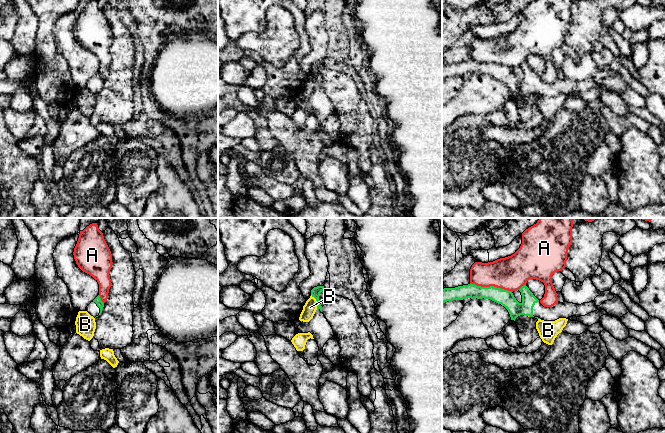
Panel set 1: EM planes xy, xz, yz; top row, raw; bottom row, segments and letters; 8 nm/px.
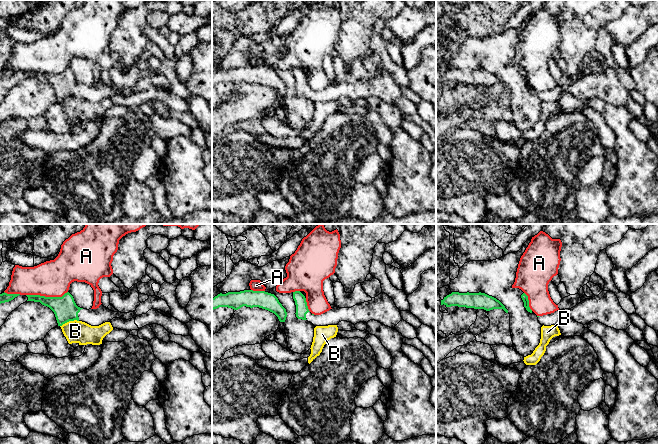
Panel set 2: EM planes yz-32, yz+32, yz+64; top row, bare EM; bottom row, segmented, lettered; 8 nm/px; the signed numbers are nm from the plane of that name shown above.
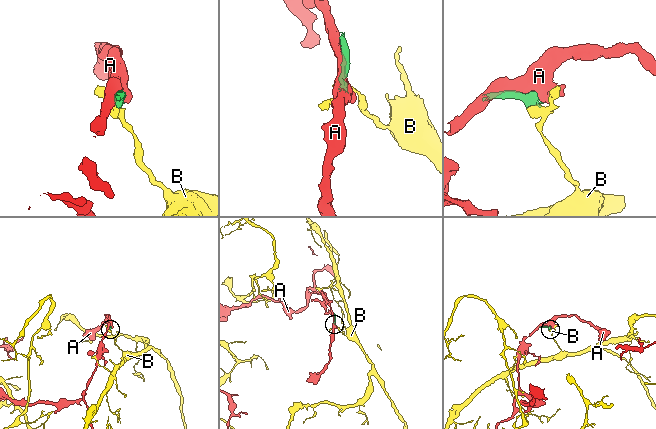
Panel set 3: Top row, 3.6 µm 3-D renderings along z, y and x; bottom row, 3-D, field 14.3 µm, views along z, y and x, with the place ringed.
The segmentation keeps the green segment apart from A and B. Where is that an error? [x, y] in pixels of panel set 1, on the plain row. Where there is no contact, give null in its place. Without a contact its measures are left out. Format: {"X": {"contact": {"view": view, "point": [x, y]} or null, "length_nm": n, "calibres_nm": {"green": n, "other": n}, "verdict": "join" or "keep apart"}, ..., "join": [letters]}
{"A": {"contact": {"view": "yz", "point": [491, 62]}, "length_nm": 340, "calibres_nm": {"green": 130, "other": 280}, "verdict": "keep apart"}, "B": {"contact": {"view": "xz", "point": [316, 76]}, "length_nm": 130, "calibres_nm": {"green": 80, "other": 110}, "verdict": "keep apart"}, "join": []}

